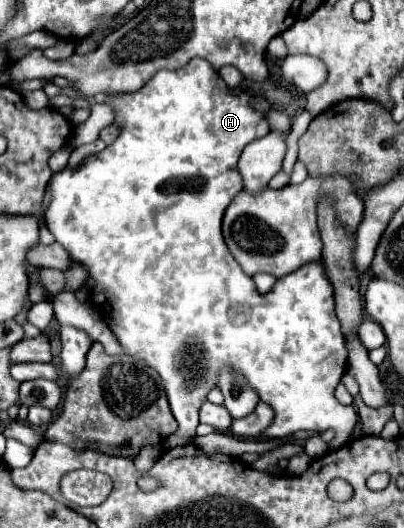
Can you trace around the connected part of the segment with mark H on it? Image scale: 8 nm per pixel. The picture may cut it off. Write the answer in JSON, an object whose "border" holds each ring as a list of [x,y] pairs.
{"border":[[[198,57],[192,59],[186,67],[180,67],[176,71],[168,71],[168,69],[158,71],[138,93],[122,93],[122,95],[106,97],[104,103],[112,107],[114,123],[120,125],[120,135],[116,137],[116,141],[112,145],[108,145],[106,149],[102,149],[96,155],[90,155],[76,169],[64,167],[62,171],[58,171],[50,177],[48,185],[46,185],[46,193],[50,193],[52,199],[46,207],[44,217],[48,223],[48,231],[56,237],[56,241],[66,251],[70,251],[70,255],[78,263],[82,263],[90,269],[90,277],[96,281],[92,301],[100,303],[94,307],[98,309],[102,319],[108,323],[108,327],[114,331],[114,335],[118,337],[118,341],[122,343],[126,353],[136,359],[144,359],[162,377],[168,401],[170,401],[170,409],[174,413],[174,419],[178,421],[178,431],[176,431],[176,435],[168,437],[168,447],[186,445],[192,441],[192,437],[196,435],[196,425],[198,425],[198,409],[206,401],[206,393],[216,385],[220,363],[228,363],[246,375],[248,383],[258,391],[260,399],[264,403],[268,403],[276,413],[272,425],[262,433],[264,437],[280,439],[280,437],[288,437],[300,429],[316,431],[316,433],[322,433],[326,429],[336,429],[336,435],[329,442],[329,447],[330,450],[338,450],[349,441],[350,433],[358,421],[358,415],[356,415],[354,407],[346,407],[346,405],[338,403],[338,399],[334,397],[334,389],[340,383],[342,373],[346,371],[348,349],[346,349],[346,341],[340,333],[340,321],[334,313],[334,287],[326,275],[324,261],[304,263],[298,271],[292,271],[290,275],[280,277],[268,293],[258,293],[252,283],[252,277],[248,277],[240,269],[240,265],[234,261],[234,257],[230,255],[230,251],[222,239],[222,231],[220,231],[220,223],[222,223],[222,215],[224,215],[226,207],[236,197],[236,193],[242,191],[242,175],[238,173],[240,153],[250,141],[254,141],[254,139],[266,135],[266,131],[270,131],[270,123],[268,123],[270,111],[258,111],[252,105],[252,99],[256,99],[256,97],[264,97],[270,105],[279,105],[279,108],[292,103],[292,93],[286,87],[282,87],[274,77],[268,77],[262,83],[244,79],[238,87],[230,89],[224,83],[224,79],[218,75],[218,71],[212,69],[210,63],[206,63],[206,59],[198,59]]]}

